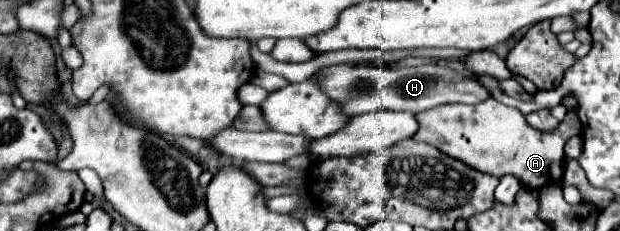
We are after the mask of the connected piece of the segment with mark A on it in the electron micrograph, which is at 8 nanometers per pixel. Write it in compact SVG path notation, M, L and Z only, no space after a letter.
M487 99L479 105L441 105L415 115L419 131L415 141L431 143L435 149L461 159L493 177L515 175L527 189L541 189L549 185L561 185L563 179L563 145L569 137L577 135L581 123L575 111L569 111L553 133L541 133L527 125L523 113L517 107L507 107L495 99Z

